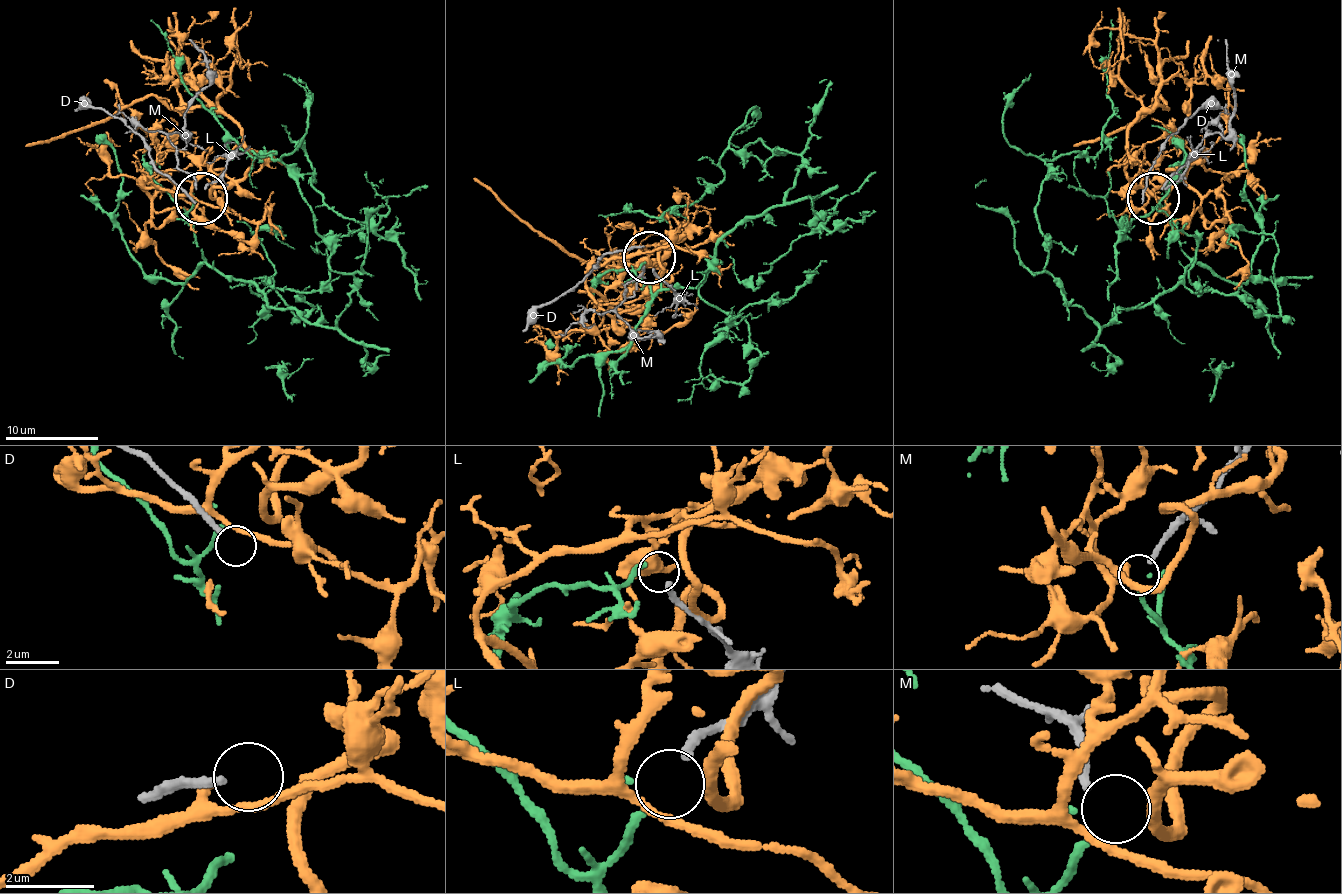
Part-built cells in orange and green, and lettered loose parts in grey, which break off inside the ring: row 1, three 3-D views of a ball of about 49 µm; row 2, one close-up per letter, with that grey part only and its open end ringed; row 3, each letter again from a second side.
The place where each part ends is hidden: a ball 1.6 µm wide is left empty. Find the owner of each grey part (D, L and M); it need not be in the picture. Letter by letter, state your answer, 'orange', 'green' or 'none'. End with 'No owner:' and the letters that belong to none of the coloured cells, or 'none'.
D: none
L: green
M: none
No owner: D, M

